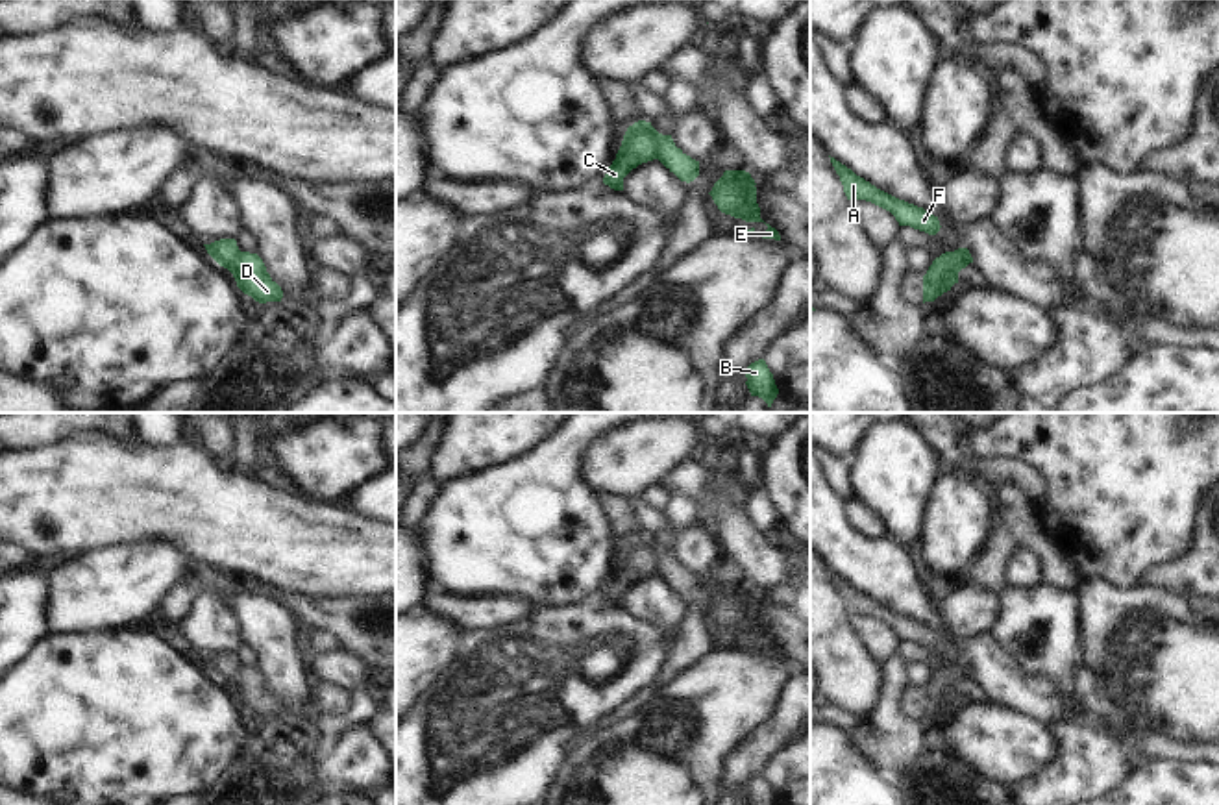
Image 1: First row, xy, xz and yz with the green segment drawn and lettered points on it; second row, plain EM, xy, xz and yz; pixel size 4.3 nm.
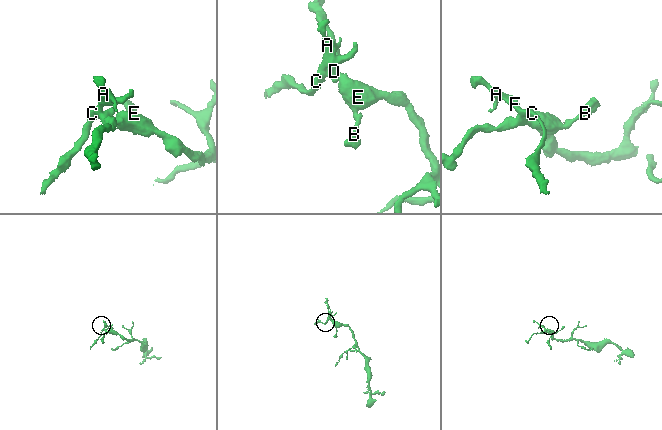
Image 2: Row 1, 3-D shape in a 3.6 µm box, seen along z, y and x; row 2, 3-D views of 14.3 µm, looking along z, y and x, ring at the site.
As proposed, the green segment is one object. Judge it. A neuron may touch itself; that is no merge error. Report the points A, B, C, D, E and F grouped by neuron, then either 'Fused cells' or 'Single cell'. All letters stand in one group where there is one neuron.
Groups: A C F / B D E. Fused cells.

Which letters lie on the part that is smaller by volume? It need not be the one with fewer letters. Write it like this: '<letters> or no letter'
A, C, F.

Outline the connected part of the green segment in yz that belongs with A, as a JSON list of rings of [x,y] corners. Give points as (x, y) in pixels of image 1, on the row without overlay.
[[[831,572],[831,577],[840,590],[847,614],[866,614],[875,618],[890,625],[899,640],[910,640],[929,650],[936,650],[940,646],[940,635],[932,627],[877,603],[834,572]]]

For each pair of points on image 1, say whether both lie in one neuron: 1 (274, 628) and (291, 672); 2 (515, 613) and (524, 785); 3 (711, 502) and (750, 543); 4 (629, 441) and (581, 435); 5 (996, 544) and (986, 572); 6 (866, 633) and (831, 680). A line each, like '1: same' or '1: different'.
1: same
2: different
3: same
4: different
5: same
6: different

